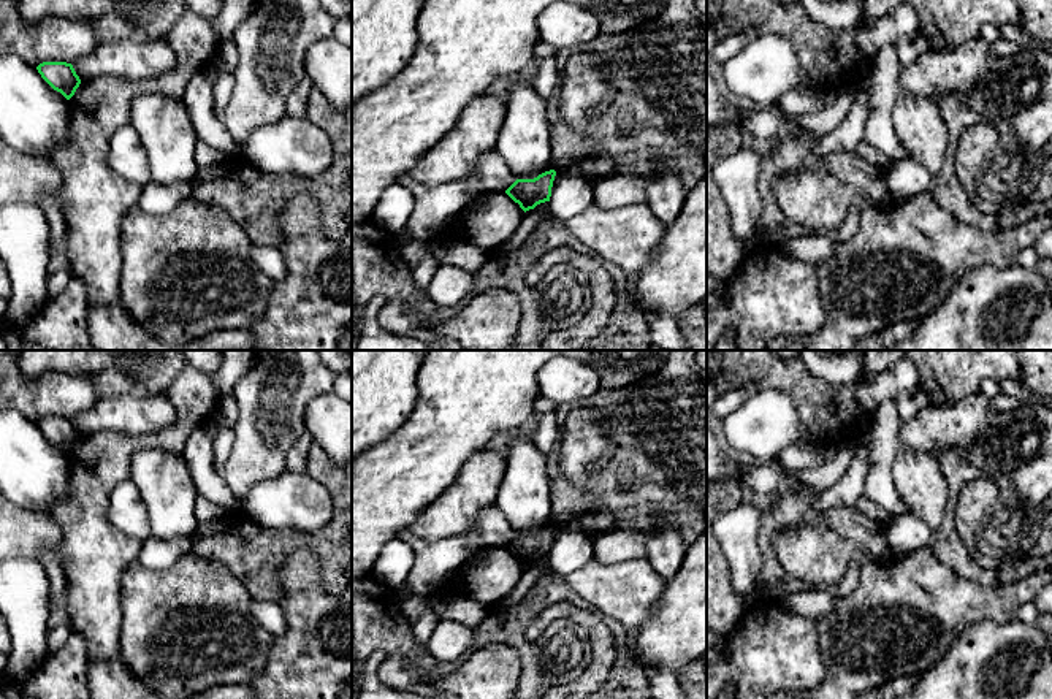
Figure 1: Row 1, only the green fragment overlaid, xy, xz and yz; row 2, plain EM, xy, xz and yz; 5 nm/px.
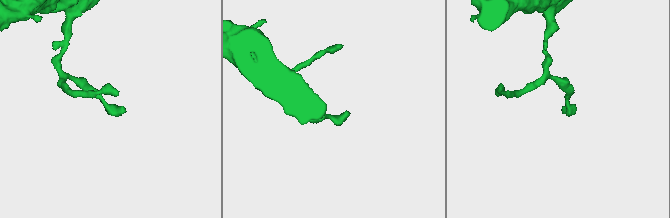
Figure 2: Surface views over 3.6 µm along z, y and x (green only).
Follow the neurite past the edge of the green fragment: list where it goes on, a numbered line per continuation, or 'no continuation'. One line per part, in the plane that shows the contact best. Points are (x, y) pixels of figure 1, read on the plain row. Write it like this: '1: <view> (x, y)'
no continuation

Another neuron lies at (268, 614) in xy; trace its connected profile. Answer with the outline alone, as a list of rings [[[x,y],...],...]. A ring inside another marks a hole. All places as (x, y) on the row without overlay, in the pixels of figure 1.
[[[253,599],[252,613],[273,637],[279,637],[285,632],[287,620],[277,601]]]

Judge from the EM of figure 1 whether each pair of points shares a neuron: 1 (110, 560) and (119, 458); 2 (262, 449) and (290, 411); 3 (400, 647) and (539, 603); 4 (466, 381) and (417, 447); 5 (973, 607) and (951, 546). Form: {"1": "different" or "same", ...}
{"1": "same", "2": "same", "3": "same", "4": "same", "5": "different"}

